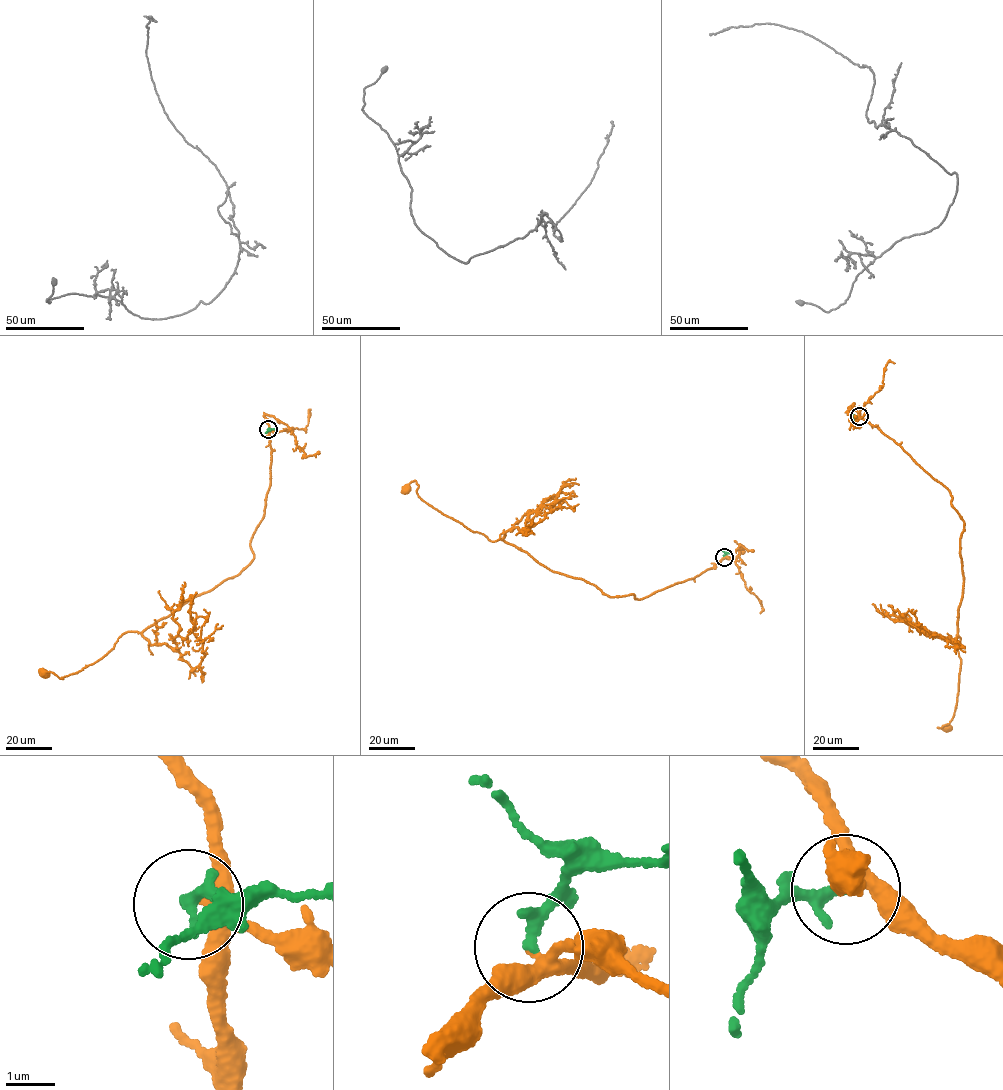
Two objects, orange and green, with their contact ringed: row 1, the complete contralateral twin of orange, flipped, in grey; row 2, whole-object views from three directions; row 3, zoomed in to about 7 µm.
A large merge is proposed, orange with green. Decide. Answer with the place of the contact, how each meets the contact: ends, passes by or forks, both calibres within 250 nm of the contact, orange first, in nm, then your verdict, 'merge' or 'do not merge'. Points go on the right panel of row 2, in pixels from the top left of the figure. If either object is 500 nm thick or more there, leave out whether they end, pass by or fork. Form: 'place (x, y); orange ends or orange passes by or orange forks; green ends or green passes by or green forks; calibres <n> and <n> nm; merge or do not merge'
place (859, 416); orange forks; green passes by; calibres 220 and 170 nm; do not merge

